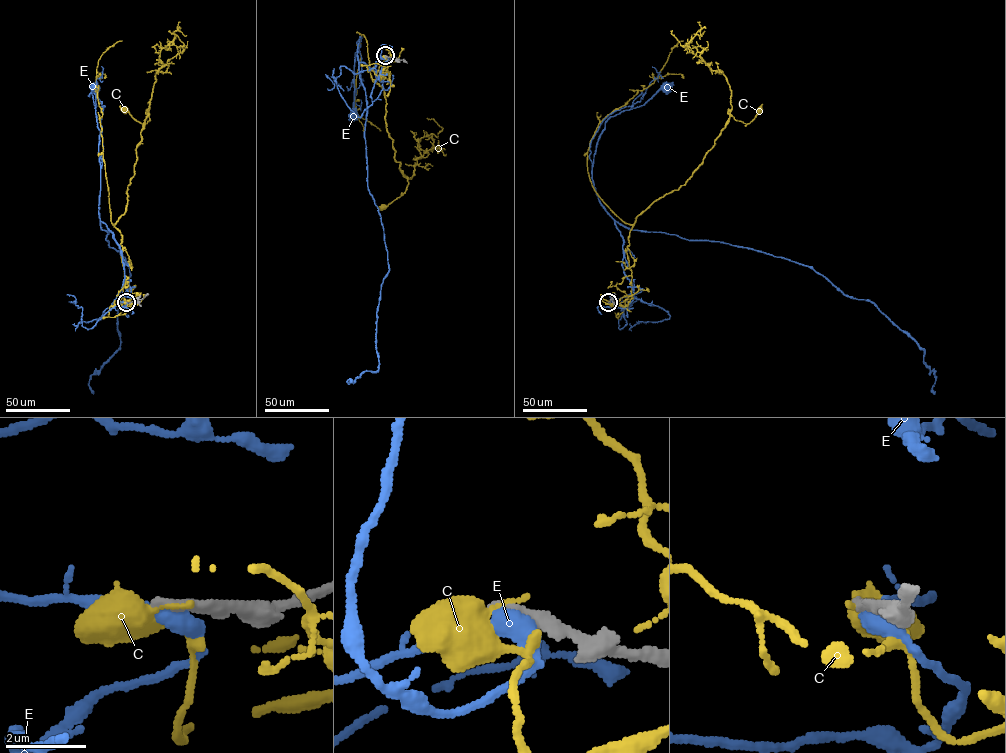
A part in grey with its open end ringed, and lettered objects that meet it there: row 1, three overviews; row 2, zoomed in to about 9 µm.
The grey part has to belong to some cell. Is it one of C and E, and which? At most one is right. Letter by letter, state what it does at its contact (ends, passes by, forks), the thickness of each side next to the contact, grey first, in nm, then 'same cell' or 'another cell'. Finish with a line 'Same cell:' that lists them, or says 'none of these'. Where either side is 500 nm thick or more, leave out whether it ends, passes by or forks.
C: it ends there; 320 nm thick on the grey side, 420 nm on the other; another cell
E: it passes by; 360 nm thick on the grey side, 440 nm on the other; another cell
Same cell: none of these

